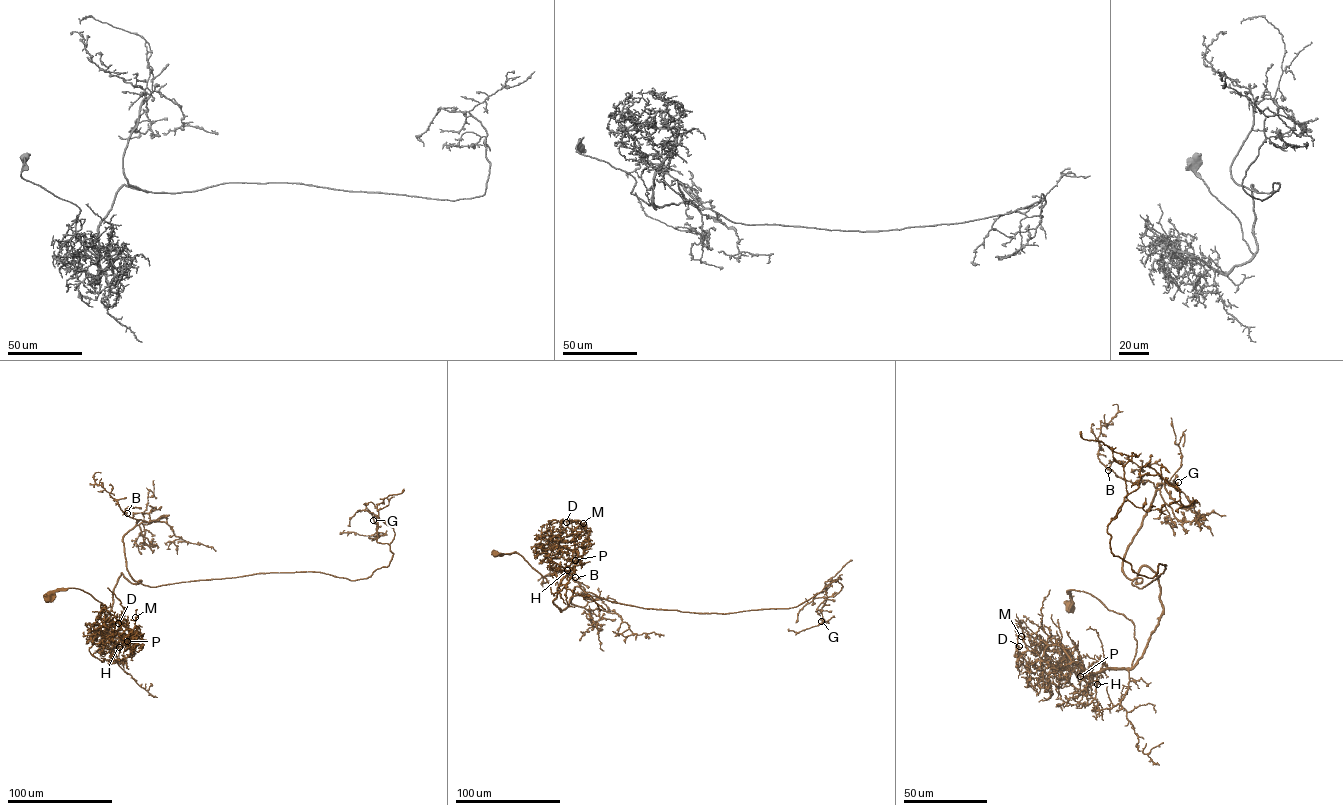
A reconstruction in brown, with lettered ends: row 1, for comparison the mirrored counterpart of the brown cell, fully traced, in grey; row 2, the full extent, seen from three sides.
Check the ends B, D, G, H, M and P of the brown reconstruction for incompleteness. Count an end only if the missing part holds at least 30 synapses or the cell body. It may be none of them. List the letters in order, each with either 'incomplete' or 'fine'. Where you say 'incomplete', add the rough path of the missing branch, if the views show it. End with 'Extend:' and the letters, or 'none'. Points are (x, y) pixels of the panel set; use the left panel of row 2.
B: fine
D: fine
G: fine
H: incomplete
M: fine
P: fine
Extend: H

